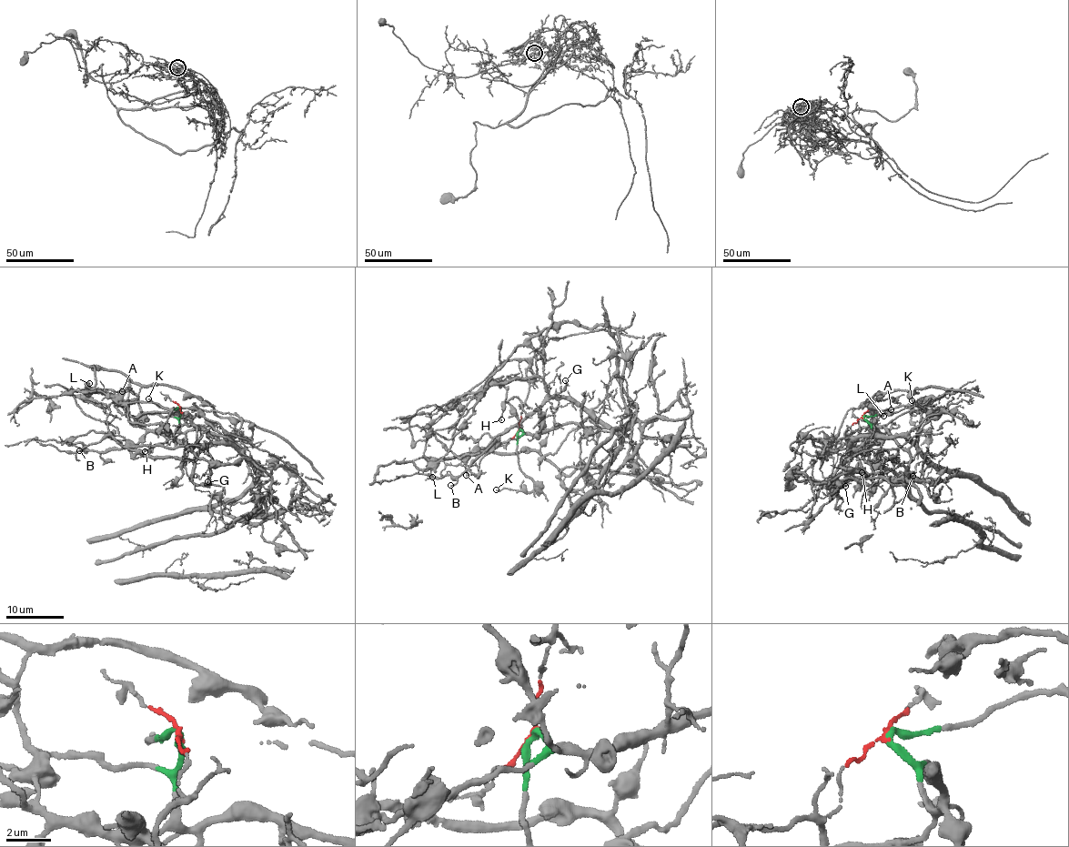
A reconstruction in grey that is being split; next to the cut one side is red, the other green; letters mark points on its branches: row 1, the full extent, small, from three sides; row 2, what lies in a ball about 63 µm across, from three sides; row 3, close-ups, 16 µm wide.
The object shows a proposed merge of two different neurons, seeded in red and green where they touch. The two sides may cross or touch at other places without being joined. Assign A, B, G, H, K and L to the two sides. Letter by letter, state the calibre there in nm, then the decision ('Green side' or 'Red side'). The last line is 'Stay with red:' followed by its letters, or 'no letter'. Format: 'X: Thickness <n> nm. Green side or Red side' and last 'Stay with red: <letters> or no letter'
A: Thickness 190 nm. Green side
B: Thickness 170 nm. Red side
G: Thickness 120 nm. Red side
H: Thickness 170 nm. Red side
K: Thickness 180 nm. Green side
L: Thickness 160 nm. Green side
Stay with red: B, G, H

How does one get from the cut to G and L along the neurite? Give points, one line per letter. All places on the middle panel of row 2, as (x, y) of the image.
G: (519, 428), (522, 408), (520, 405), (527, 413), (532, 414), (565, 388), (565, 380)
L: (519, 430), (521, 435), (480, 453), (440, 458), (432, 465), (433, 477)

